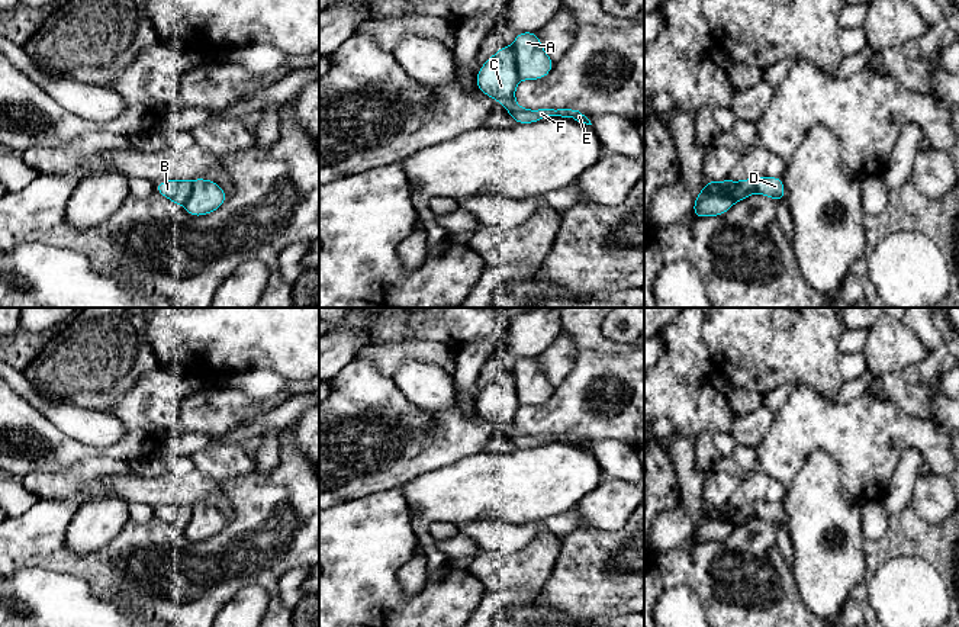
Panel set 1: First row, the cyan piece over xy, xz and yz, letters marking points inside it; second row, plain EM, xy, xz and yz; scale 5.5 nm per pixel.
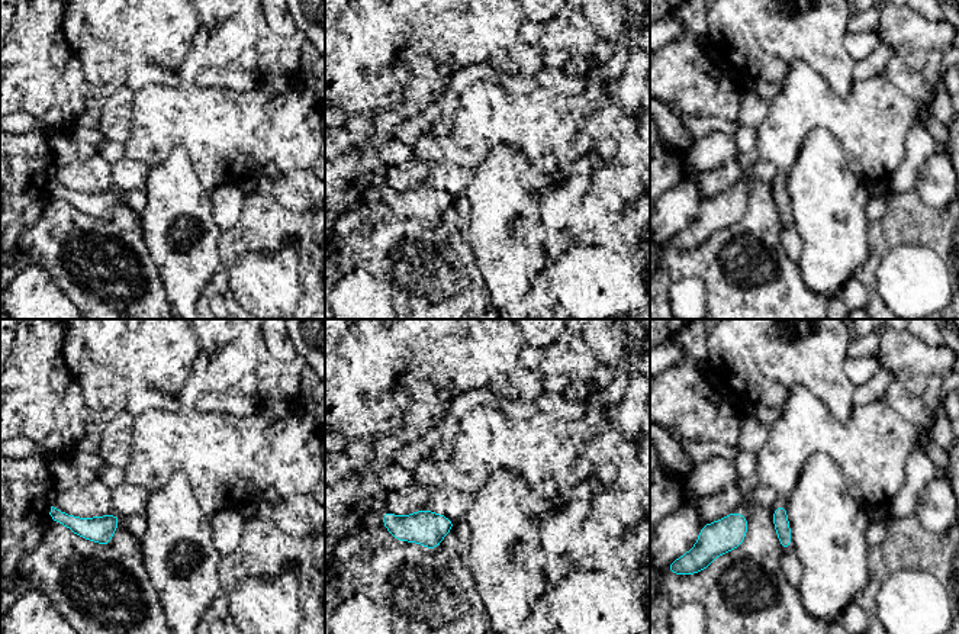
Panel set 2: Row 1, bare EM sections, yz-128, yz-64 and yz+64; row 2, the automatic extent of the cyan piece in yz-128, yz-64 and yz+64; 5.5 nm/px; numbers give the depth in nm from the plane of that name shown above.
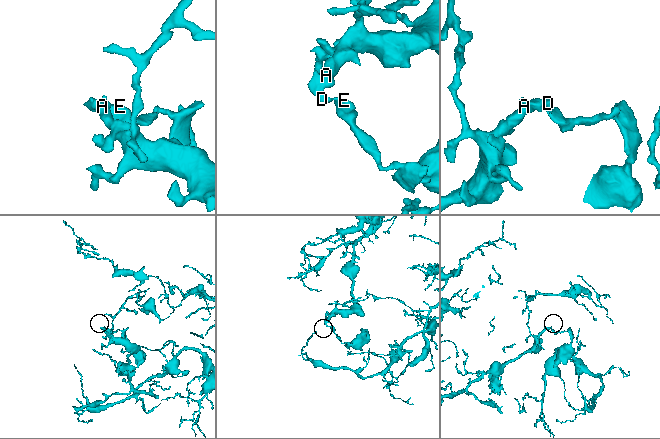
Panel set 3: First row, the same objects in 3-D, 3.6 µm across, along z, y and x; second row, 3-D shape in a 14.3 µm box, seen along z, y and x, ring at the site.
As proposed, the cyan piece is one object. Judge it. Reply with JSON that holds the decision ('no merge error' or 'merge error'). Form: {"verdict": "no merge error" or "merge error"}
{"verdict": "merge error"}

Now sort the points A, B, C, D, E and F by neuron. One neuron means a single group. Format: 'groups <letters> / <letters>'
groups A / B C D E F

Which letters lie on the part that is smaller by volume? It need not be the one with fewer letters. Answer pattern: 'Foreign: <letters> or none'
Foreign: B, C, D, E, F

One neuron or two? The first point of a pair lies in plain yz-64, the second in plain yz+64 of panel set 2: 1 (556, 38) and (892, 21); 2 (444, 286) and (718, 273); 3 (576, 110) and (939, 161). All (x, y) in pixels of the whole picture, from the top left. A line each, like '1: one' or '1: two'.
1: one
2: one
3: two

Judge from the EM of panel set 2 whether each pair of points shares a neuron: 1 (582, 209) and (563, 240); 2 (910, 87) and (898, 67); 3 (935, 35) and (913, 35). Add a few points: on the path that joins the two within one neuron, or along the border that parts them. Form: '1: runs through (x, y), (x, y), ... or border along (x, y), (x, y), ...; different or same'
1: runs through (582, 216), (582, 221), (570, 232); same
2: runs through (910, 83), (898, 71); same
3: runs through (929, 35), (919, 35); same

